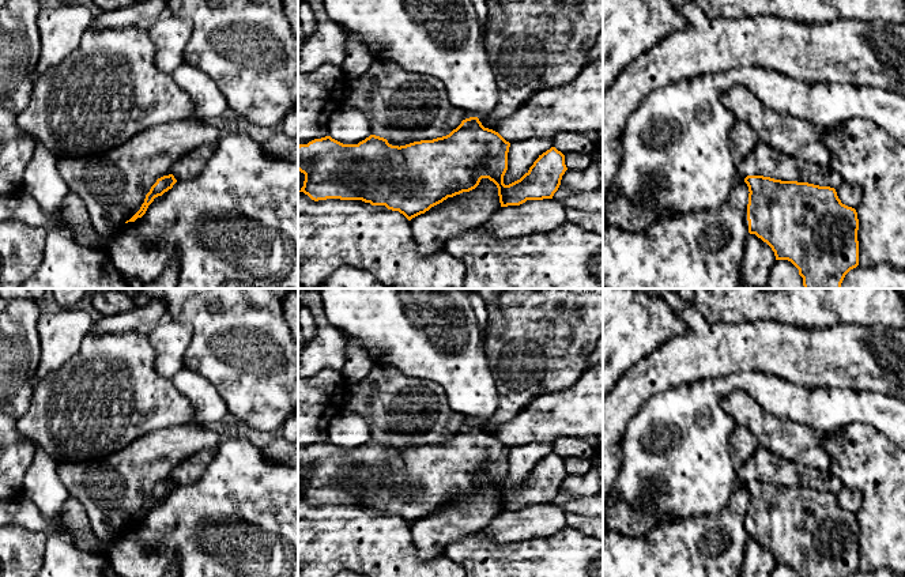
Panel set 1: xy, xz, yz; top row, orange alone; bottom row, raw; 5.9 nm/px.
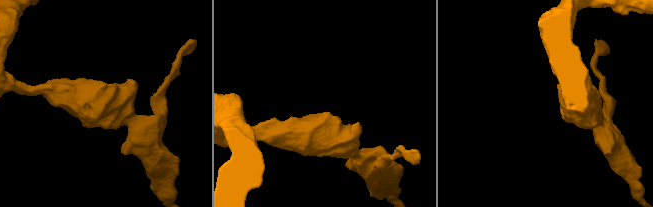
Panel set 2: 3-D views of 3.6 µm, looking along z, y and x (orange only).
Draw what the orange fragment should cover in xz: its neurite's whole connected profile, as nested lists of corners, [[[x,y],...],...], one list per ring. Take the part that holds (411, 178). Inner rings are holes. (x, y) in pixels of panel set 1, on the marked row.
[[[470,117],[449,135],[433,140],[414,142],[406,146],[392,146],[386,139],[370,135],[358,144],[343,144],[331,136],[314,139],[308,144],[298,146],[298,170],[305,174],[303,186],[299,192],[312,200],[362,200],[372,205],[385,205],[388,210],[399,211],[408,220],[425,214],[431,207],[463,192],[475,189],[482,178],[489,178],[498,188],[501,207],[520,205],[527,200],[553,199],[561,185],[562,176],[567,170],[565,155],[551,147],[533,162],[529,170],[517,181],[505,185],[504,176],[508,170],[508,152],[510,143],[498,132],[484,128],[478,117]]]

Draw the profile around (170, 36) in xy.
[[[178,16],[158,18],[147,24],[155,46],[155,67],[165,73],[173,73],[184,63],[184,50],[192,35],[192,20]]]

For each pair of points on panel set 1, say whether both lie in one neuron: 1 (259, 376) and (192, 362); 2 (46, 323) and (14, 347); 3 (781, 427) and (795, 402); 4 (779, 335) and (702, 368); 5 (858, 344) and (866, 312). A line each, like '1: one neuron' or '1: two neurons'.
1: one neuron
2: two neurons
3: two neurons
4: one neuron
5: two neurons

